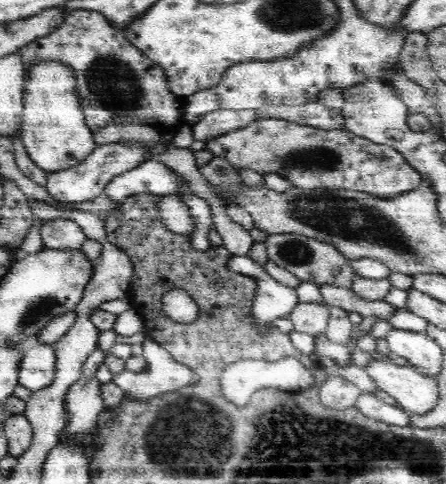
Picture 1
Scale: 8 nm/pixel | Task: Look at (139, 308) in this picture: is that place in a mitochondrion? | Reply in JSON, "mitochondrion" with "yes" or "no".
{"mitochondrion":"no"}

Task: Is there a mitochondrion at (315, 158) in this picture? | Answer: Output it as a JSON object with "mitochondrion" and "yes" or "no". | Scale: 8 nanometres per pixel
{"mitochondrion":"yes"}

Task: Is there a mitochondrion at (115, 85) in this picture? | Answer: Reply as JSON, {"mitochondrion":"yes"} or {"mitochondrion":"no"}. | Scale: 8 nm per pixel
{"mitochondrion":"yes"}

